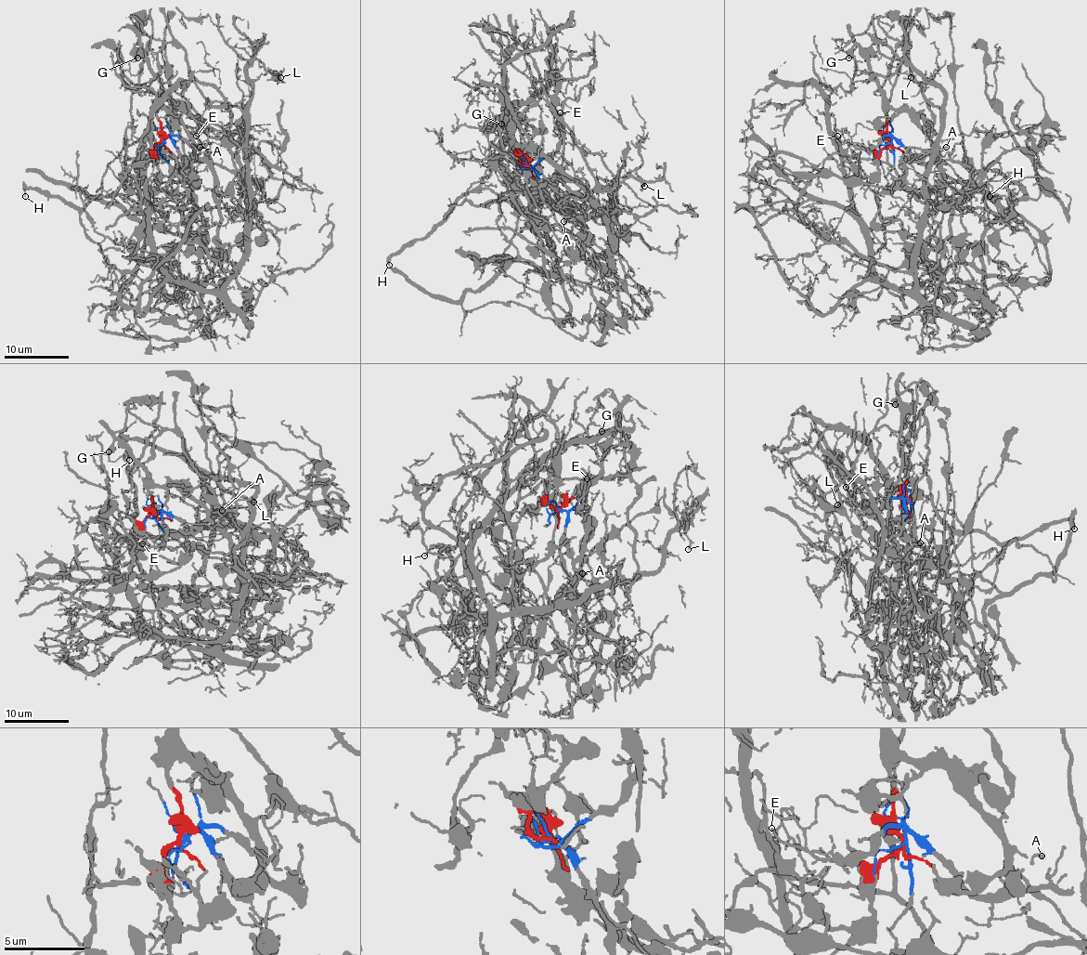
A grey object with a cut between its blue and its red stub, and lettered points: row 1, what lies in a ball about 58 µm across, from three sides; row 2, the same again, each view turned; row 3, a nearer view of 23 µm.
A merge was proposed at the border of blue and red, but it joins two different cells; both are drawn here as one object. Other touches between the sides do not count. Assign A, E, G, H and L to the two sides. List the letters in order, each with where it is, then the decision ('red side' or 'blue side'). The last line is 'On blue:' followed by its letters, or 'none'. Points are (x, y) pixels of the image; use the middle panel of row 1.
A: place (563, 221); red side
E: place (560, 112); blue side
G: place (501, 124); red side
H: place (389, 265); red side
L: place (644, 186); blue side
On blue: E, L

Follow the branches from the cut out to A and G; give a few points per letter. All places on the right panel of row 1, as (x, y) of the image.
A: (891, 141), (885, 111), (895, 109), (904, 111), (921, 126), (930, 141), (934, 157), (947, 148)
G: (891, 141), (879, 80), (856, 45), (847, 58)

